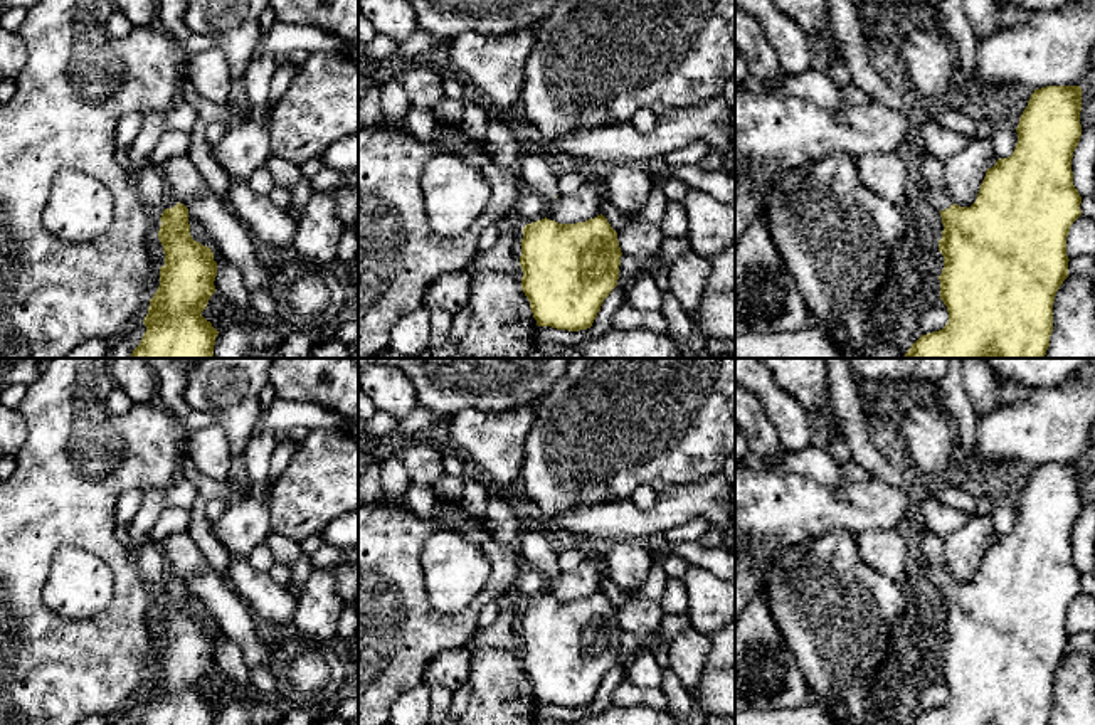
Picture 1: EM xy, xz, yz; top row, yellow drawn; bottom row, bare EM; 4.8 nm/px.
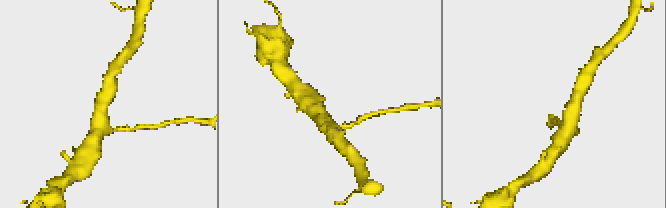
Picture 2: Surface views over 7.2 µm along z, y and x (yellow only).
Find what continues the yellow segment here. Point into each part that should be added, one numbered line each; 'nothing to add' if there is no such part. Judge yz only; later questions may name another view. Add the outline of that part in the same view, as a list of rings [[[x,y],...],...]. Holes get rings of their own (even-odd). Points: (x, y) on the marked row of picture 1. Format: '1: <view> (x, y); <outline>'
1: yz (934, 197); [[[922,178],[918,180],[918,188],[925,204],[934,210],[945,210],[954,204],[950,197],[945,193],[945,190],[932,187]]]

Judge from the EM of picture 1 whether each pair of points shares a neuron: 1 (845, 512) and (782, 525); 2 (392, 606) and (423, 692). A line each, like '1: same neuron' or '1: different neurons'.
1: same neuron
2: different neurons

